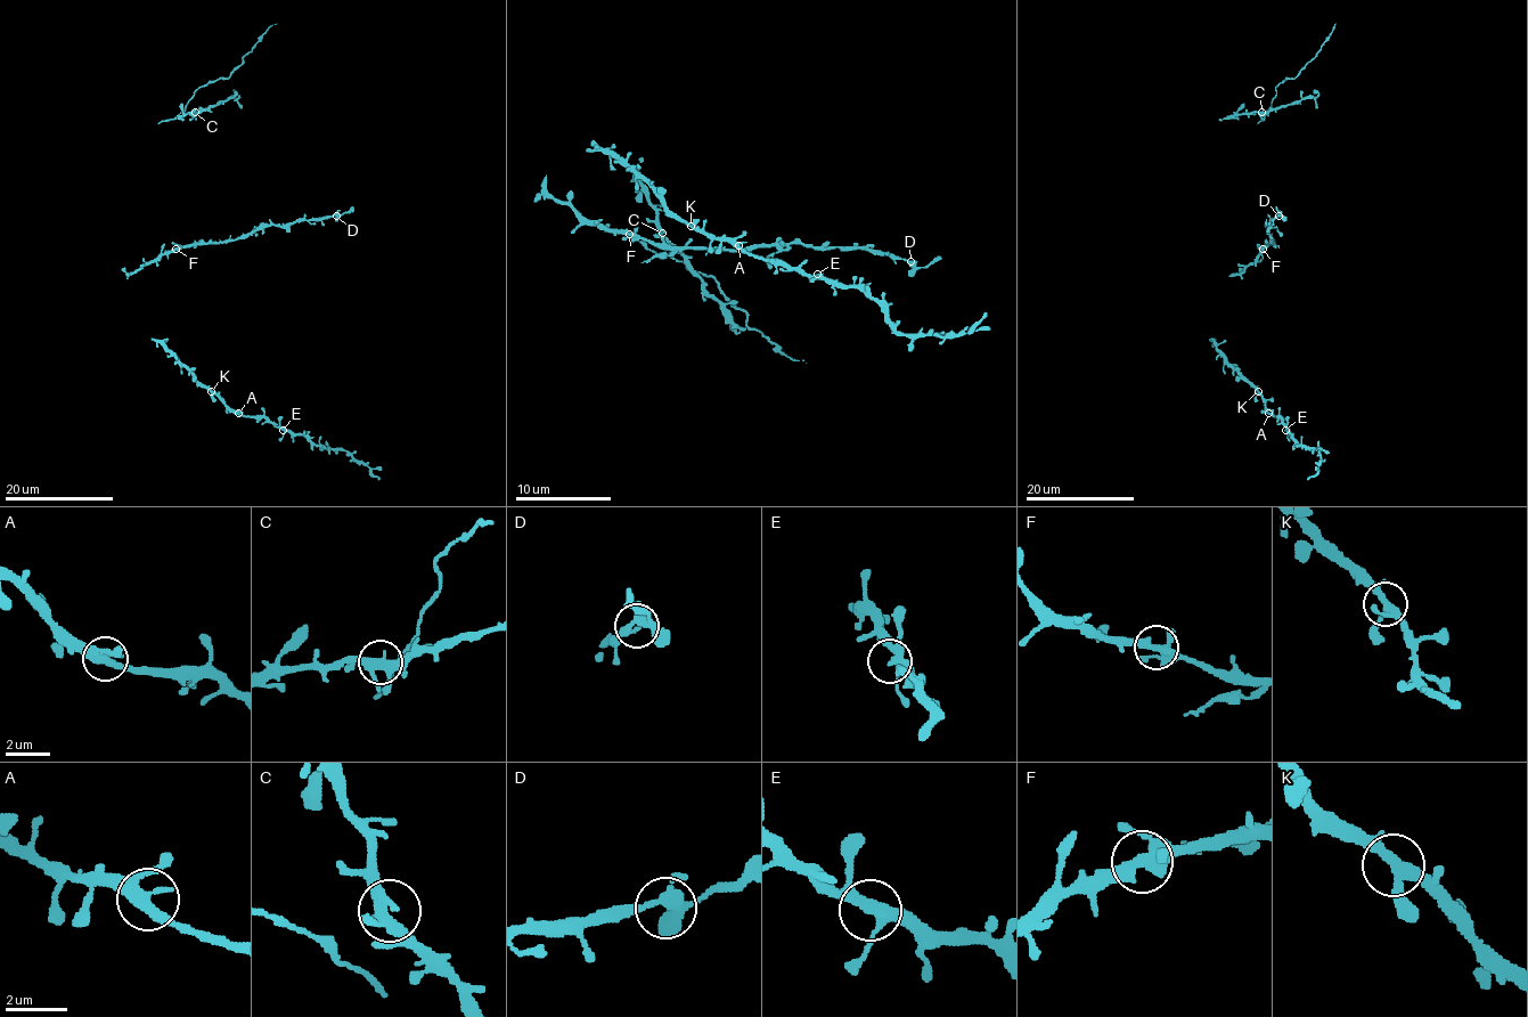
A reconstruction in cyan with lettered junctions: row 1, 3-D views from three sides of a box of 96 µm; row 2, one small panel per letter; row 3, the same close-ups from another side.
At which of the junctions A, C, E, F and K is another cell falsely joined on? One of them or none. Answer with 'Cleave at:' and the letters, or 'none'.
Cleave at: none

